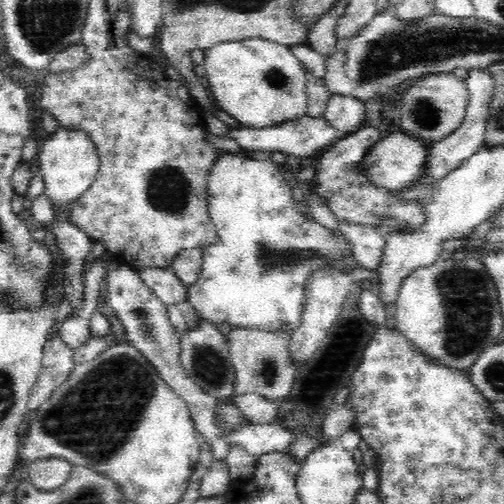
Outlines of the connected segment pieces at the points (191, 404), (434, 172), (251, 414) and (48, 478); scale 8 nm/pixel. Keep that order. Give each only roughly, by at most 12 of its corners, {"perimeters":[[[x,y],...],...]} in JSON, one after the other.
{"perimeters":[[[119,262],[105,300],[128,343],[188,405],[216,461],[216,402],[180,362],[182,335],[140,269]],[[485,68],[470,70],[464,122],[427,146],[420,176],[393,191],[404,204],[486,146],[493,96]],[[256,392],[237,394],[234,404],[247,422],[274,424],[280,402]],[[60,458],[29,467],[36,489],[52,491],[70,477],[73,465]]]}

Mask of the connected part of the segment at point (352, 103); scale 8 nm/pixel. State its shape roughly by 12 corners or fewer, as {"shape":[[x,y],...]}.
{"shape":[[331,94],[323,116],[345,135],[366,120],[364,103]]}

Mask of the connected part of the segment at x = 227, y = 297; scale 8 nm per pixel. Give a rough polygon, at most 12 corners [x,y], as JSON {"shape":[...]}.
{"shape":[[220,151],[219,238],[188,300],[205,322],[290,336],[308,282],[354,247],[272,160]]}

